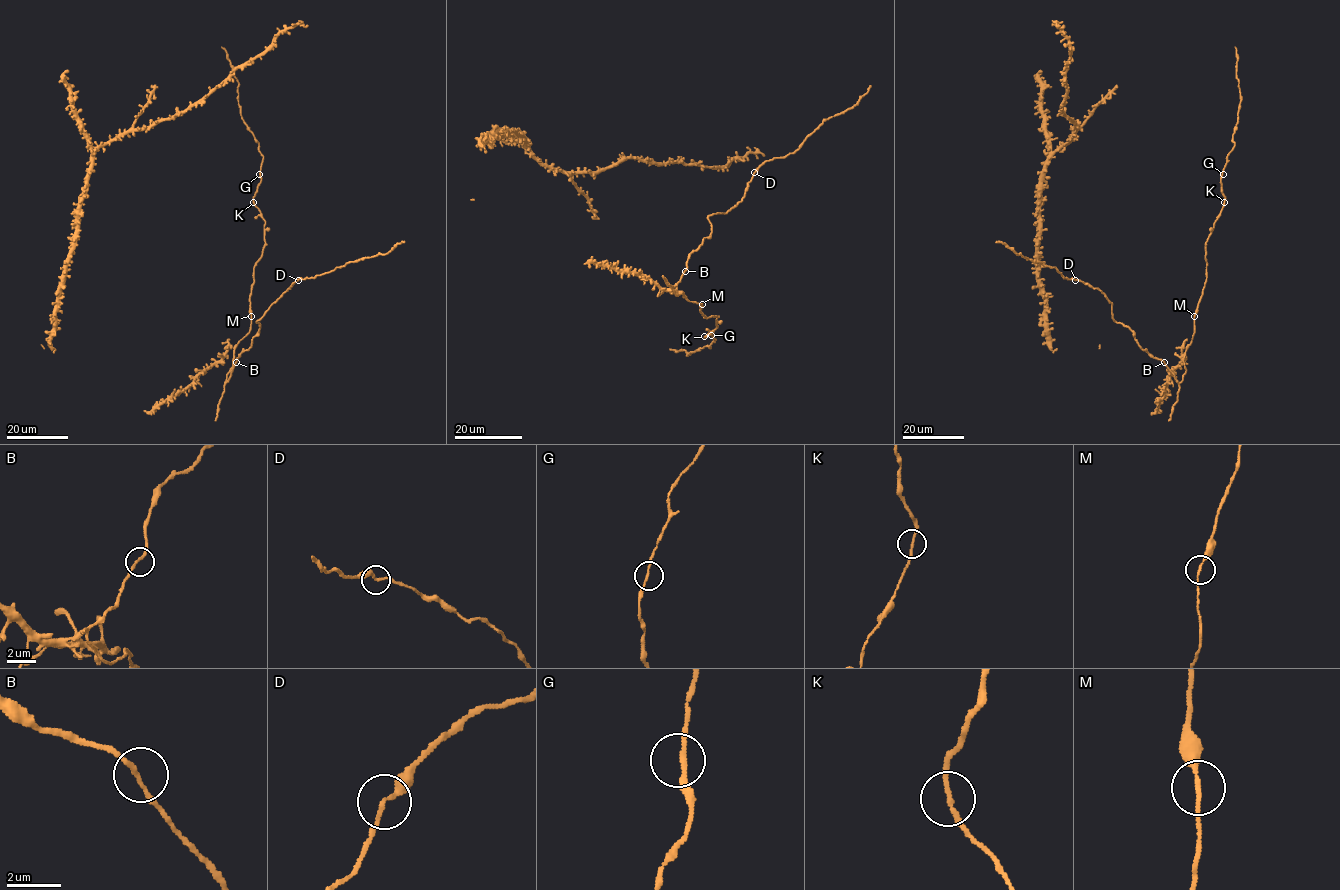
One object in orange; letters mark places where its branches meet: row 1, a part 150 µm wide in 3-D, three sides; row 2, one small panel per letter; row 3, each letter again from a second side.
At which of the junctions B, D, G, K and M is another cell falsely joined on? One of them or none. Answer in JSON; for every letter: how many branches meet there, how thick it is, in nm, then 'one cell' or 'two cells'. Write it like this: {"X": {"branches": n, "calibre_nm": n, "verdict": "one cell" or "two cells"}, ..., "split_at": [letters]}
{"B": {"branches": 2, "calibre_nm": 170, "verdict": "one cell"}, "D": {"branches": 2, "calibre_nm": 180, "verdict": "one cell"}, "G": {"branches": 2, "calibre_nm": 160, "verdict": "one cell"}, "K": {"branches": 2, "calibre_nm": 180, "verdict": "one cell"}, "M": {"branches": 2, "calibre_nm": 160, "verdict": "one cell"}, "split_at": []}

